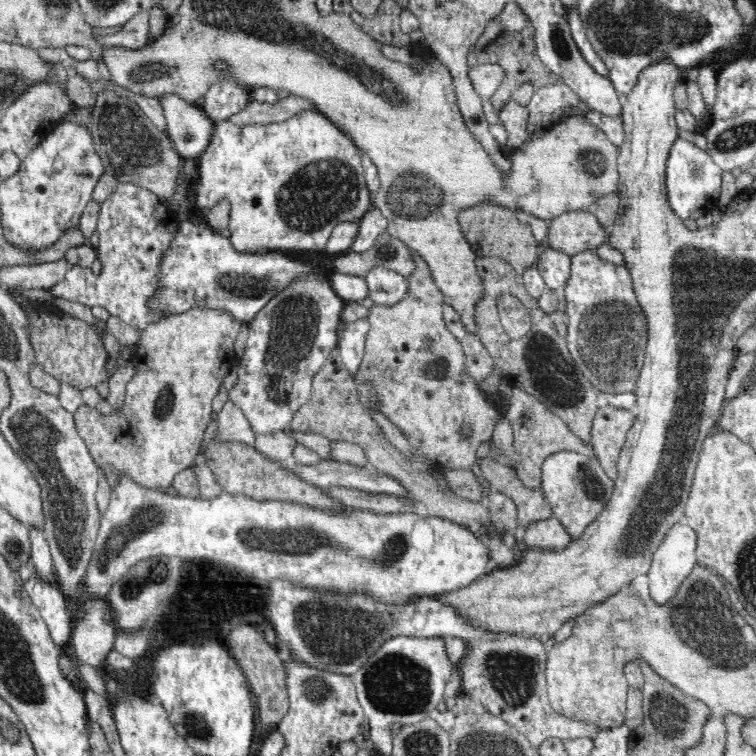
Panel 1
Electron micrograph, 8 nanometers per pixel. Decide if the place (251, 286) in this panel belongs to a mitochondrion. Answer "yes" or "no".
yes

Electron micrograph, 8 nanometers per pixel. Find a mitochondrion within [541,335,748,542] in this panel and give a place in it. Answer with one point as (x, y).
(593, 483)

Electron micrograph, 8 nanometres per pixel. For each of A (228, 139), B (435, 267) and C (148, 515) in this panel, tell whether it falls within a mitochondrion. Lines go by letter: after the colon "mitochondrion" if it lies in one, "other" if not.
A: other
B: other
C: mitochondrion

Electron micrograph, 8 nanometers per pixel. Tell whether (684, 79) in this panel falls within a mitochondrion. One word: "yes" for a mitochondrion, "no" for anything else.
no

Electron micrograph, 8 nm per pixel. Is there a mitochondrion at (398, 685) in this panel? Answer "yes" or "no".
yes

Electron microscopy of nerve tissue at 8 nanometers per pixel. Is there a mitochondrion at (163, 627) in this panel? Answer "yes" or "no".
yes

